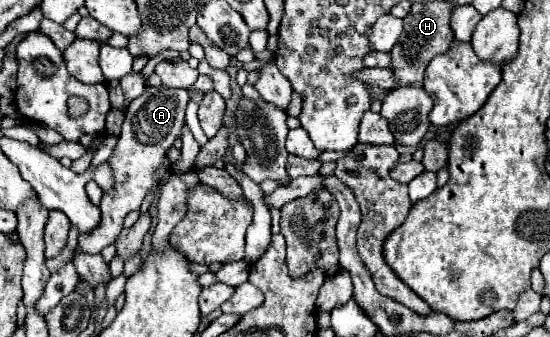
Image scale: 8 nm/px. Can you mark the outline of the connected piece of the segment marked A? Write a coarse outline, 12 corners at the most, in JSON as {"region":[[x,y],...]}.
{"region":[[148,86],[110,156],[102,224],[78,238],[98,254],[158,184],[180,138],[188,90]]}

